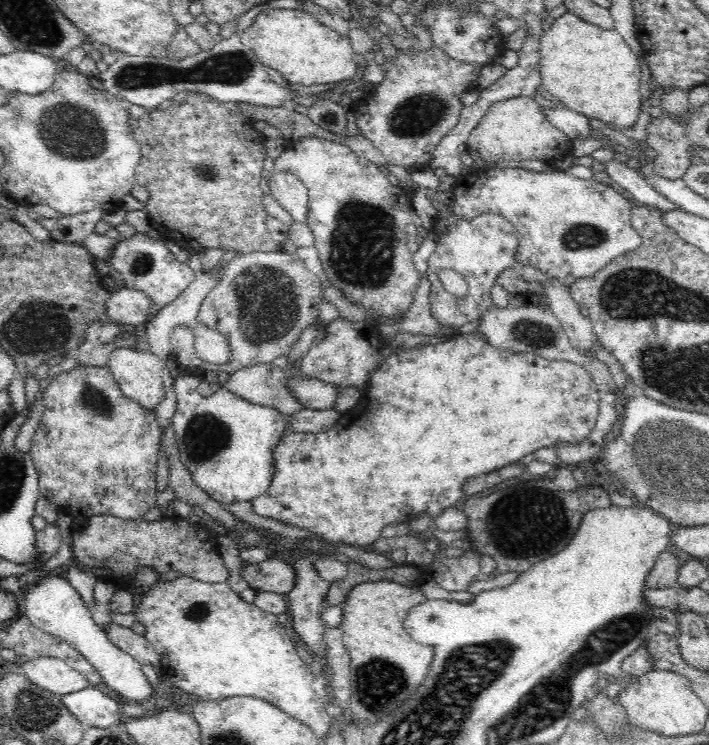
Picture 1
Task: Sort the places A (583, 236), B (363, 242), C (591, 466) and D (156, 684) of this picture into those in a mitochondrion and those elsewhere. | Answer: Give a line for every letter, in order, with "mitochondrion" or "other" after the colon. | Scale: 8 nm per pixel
A: mitochondrion
B: mitochondrion
C: other
D: other

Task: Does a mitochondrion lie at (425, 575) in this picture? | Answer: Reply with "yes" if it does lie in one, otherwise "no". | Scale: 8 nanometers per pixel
no

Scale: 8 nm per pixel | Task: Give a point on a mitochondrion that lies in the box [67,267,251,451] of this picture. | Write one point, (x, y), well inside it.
(94, 399)

